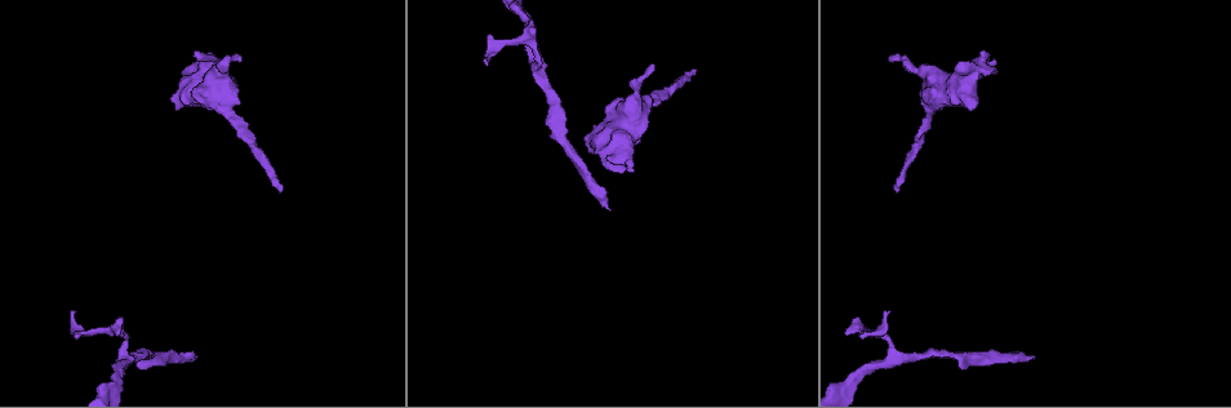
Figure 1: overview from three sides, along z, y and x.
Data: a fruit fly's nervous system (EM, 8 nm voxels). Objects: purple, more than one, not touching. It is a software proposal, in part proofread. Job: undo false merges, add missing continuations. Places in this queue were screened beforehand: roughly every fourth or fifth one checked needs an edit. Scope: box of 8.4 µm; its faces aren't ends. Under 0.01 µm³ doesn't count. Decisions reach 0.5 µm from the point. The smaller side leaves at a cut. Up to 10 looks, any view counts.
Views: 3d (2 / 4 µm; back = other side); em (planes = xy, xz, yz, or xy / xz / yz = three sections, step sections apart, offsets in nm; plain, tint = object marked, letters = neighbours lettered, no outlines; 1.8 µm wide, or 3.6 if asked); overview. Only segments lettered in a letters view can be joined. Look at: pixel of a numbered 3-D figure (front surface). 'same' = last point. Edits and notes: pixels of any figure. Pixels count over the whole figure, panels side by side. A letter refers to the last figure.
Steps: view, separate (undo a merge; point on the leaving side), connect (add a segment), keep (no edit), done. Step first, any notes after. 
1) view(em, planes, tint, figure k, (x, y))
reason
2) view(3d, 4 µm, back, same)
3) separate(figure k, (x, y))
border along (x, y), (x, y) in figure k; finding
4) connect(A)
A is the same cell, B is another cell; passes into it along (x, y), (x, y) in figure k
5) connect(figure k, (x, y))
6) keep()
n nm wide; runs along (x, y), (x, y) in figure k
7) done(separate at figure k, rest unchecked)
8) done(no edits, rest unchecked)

view(em, yz, step 4, tint, figure 1, (896, 190))
tapers out

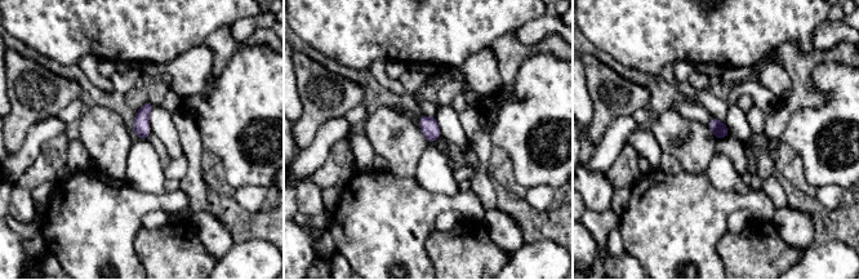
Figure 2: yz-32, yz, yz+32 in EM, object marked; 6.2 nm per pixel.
view(em, planes, letters, same)
cut it another way

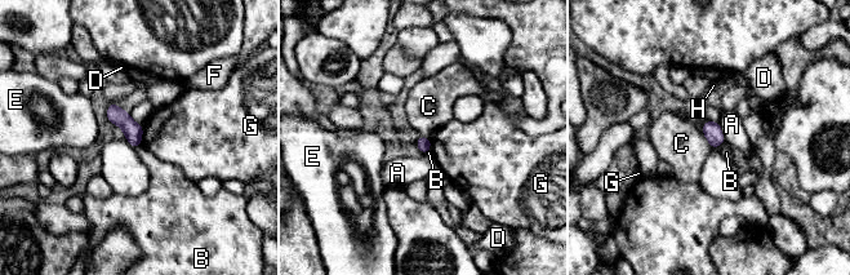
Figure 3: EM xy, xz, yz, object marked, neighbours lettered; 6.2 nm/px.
keep()
A, B, C, D, E, F, G and H are other cells; border along (701, 129), (712, 147) in figure 3; none of them fits

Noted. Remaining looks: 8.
view(em, yz, step 16, tint, figure 1, (238, 58))
branch stops here

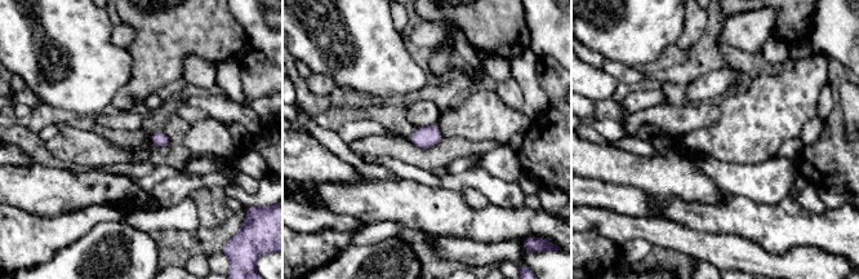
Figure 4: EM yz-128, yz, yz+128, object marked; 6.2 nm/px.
view(em, planes, letters, same)
another direction

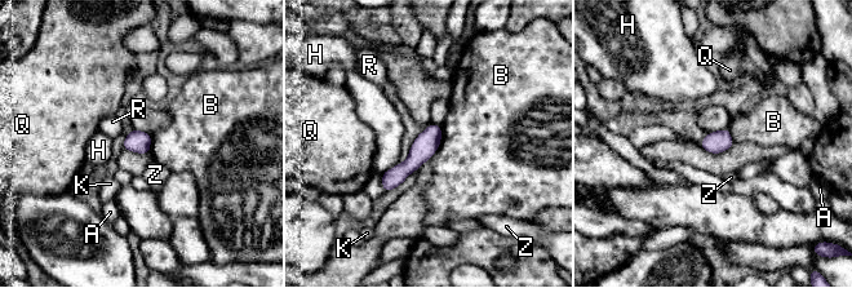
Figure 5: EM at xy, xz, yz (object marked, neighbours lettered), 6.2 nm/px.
keep()
B touches over 220 nm; A, B, H, K, Q, R and Z are other cells; no lettered segment goes on from it

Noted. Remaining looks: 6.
view(3d, 2 µm, back, figure 1, (73, 310))
an open end

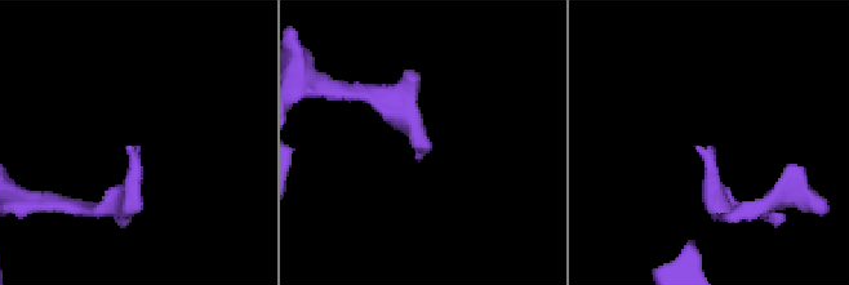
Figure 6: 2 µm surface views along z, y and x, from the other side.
view(em, planes, letters, figure 6, (418, 154))

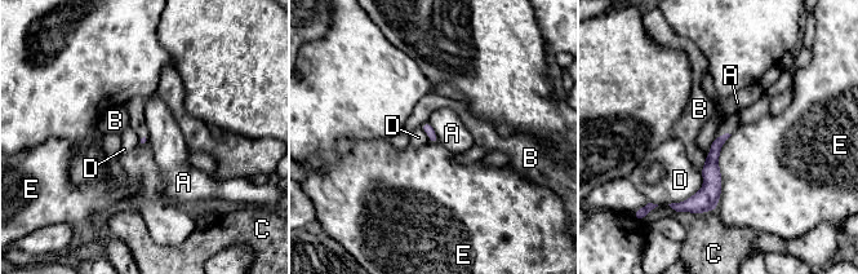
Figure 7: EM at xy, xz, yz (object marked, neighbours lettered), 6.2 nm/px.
keep()
A, B, C, D and E are other cells; border along (716, 136), (706, 158) in figure 7; none of them fits

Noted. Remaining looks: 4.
view(em, planes, plain, figure 1, (196, 355))
thin end

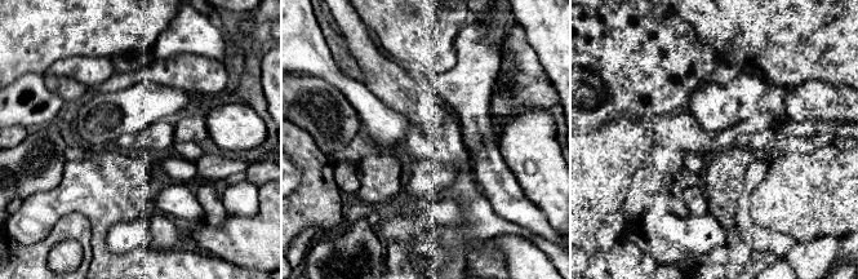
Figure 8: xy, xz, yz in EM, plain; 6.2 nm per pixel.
view(em, planes, tint, same)
where the object lies

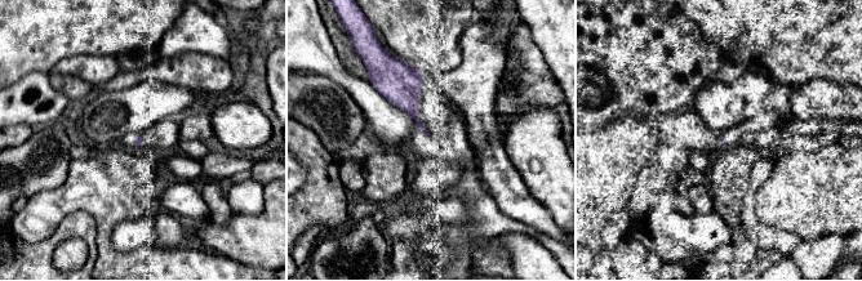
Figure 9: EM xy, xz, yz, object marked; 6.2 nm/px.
view(em, planes, letters, same)

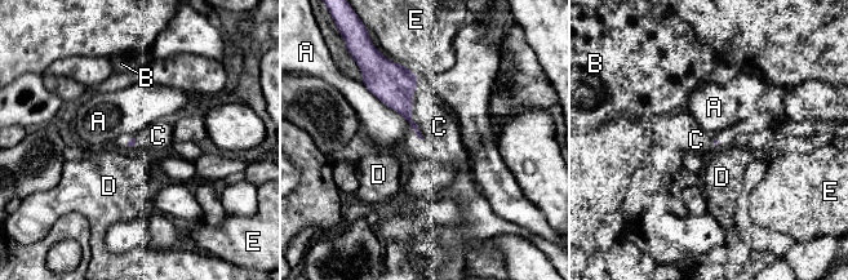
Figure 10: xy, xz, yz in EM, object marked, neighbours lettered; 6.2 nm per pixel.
connect(figure 10, (439, 127))
C is the same cell, A, B, D and E are other cells; it goes on there

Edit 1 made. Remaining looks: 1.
done(connect at figure 10, rest unchecked)

